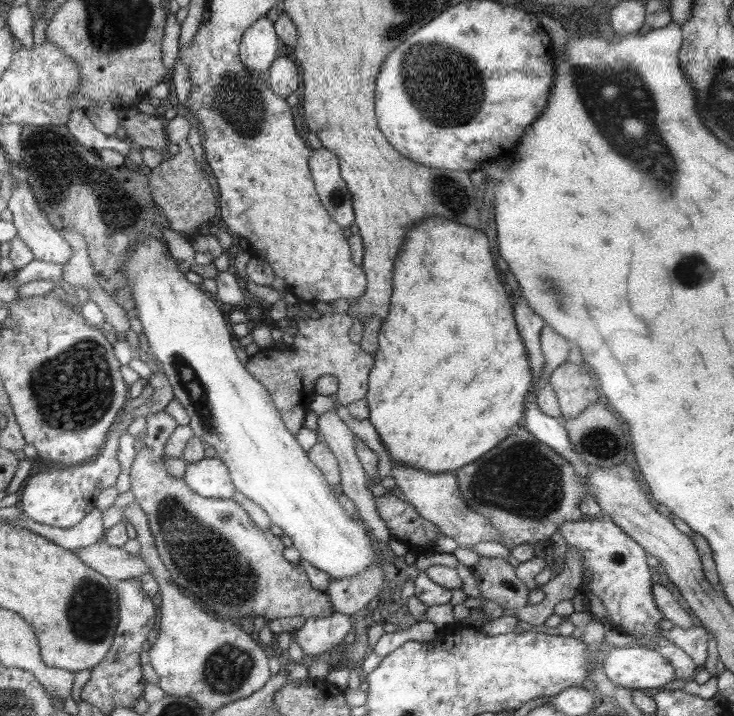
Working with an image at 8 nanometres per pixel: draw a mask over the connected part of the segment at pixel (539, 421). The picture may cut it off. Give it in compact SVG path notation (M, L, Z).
M530 388L529 393L525 395L524 429L529 431L529 434L532 434L539 442L545 443L545 446L551 447L557 454L567 459L573 466L575 474L585 477L595 466L587 465L579 460L579 456L573 452L573 446L569 442L567 430L563 427L561 420L541 413L537 408L535 398L536 395L533 395Z

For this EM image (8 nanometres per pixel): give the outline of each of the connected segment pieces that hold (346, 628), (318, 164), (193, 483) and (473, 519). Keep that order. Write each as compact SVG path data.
M335 612L325 618L307 618L292 640L299 644L305 659L315 658L343 641L351 630L349 620L346 614Z
M321 146L309 156L309 166L325 210L341 228L349 227L355 221L355 211L351 192L340 178L339 159L331 150Z
M217 456L203 457L197 462L185 463L183 481L203 498L231 500L236 487L229 478L228 467Z
M399 463L393 464L392 468L390 477L394 480L397 494L415 508L417 515L428 519L447 538L452 538L459 548L469 550L469 547L477 543L496 541L496 533L488 524L488 519L469 510L465 504L453 472L429 473Z

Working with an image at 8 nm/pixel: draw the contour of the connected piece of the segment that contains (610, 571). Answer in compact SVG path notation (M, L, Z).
M603 516L587 522L563 522L556 529L556 533L565 540L566 549L572 549L583 559L580 574L585 576L585 572L589 572L591 581L581 580L580 584L587 588L591 596L597 596L601 600L609 624L617 628L621 634L639 640L641 647L656 651L673 666L675 679L689 678L695 672L691 658L665 639L661 635L661 630L657 628L659 620L663 620L663 615L651 596L651 572L645 564L646 553L643 552L643 548L625 535L615 523L611 523L609 518Z

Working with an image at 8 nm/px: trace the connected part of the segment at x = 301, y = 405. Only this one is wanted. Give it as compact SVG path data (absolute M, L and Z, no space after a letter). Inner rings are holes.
M321 314L317 320L301 320L297 324L297 336L296 344L290 348L267 348L260 349L254 355L251 355L247 359L245 366L248 366L249 374L252 374L254 379L261 382L261 385L265 386L268 393L272 397L272 401L276 405L276 409L280 413L280 417L284 421L284 425L293 435L297 434L297 431L302 428L303 415L308 410L311 397L314 395L313 384L317 380L319 374L331 374L339 382L339 400L344 409L346 405L355 402L356 400L363 399L366 395L368 388L368 376L369 370L373 366L374 358L372 355L363 352L358 344L353 344L349 340L349 327L351 327L353 318L350 318L347 314Z

